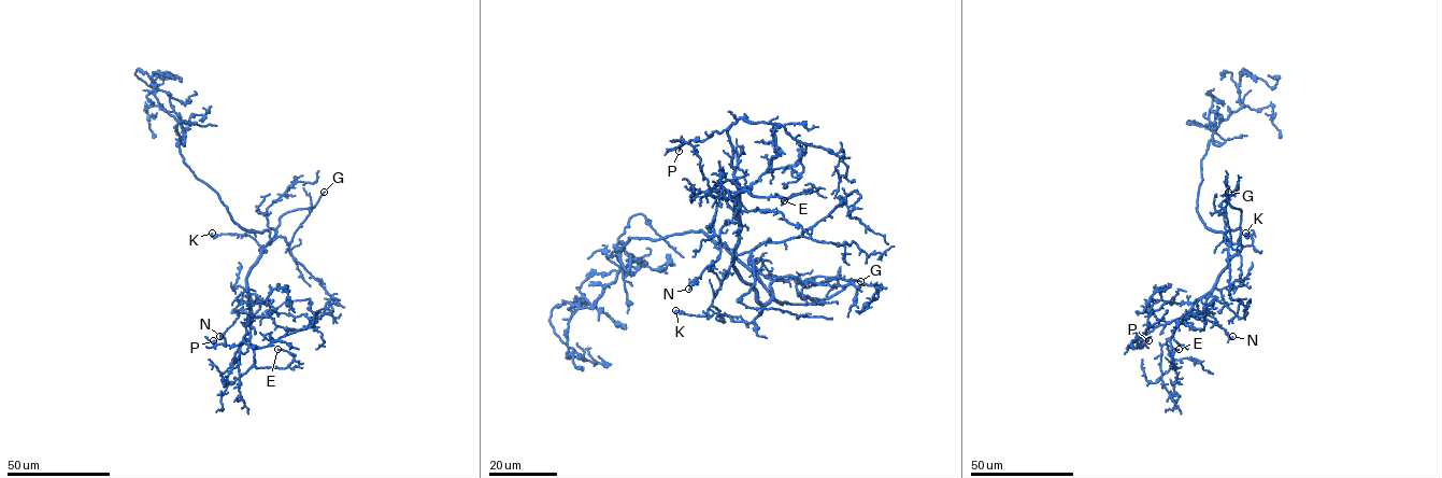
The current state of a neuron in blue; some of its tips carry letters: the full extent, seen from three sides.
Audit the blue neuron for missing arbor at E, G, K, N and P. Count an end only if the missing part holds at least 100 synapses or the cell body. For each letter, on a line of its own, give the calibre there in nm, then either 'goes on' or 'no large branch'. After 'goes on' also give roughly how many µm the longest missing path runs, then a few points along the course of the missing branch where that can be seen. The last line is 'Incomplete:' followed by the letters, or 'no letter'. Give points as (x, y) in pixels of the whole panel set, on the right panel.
E: 180 nm | no large branch
G: 190 nm | goes on | 45 µm | (1228, 192), (1232, 172), (1226, 151), (1218, 142), (1207, 149)
K: 120 nm | no large branch
N: 120 nm | no large branch
P: 100 nm | no large branch
Incomplete: G

